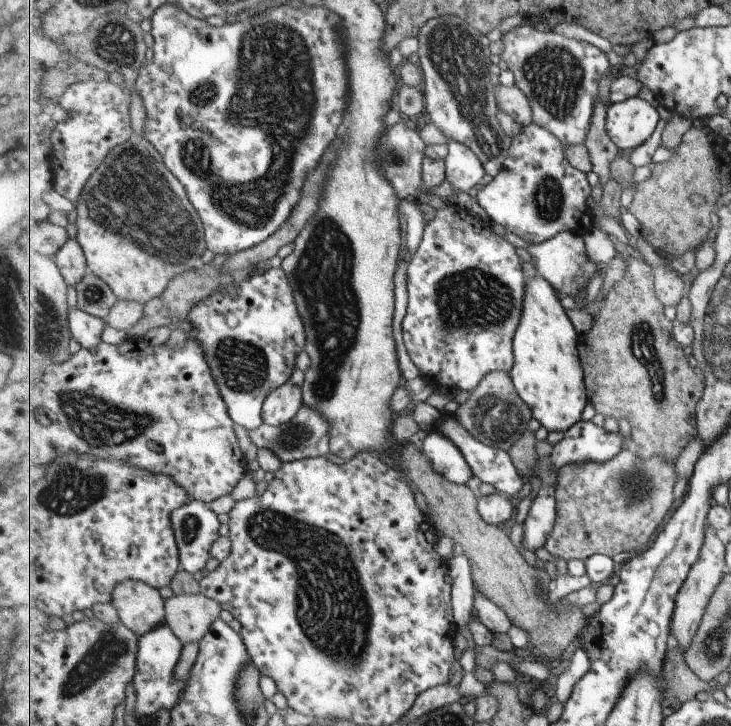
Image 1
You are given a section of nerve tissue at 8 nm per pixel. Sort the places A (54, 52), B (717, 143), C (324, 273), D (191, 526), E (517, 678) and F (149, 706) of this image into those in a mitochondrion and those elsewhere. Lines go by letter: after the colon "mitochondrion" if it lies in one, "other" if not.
A: other
B: other
C: mitochondrion
D: mitochondrion
E: other
F: other

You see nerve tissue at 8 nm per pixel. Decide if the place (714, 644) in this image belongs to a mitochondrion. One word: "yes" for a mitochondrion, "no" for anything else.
yes

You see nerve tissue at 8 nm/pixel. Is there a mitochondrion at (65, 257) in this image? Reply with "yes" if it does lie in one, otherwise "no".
no

